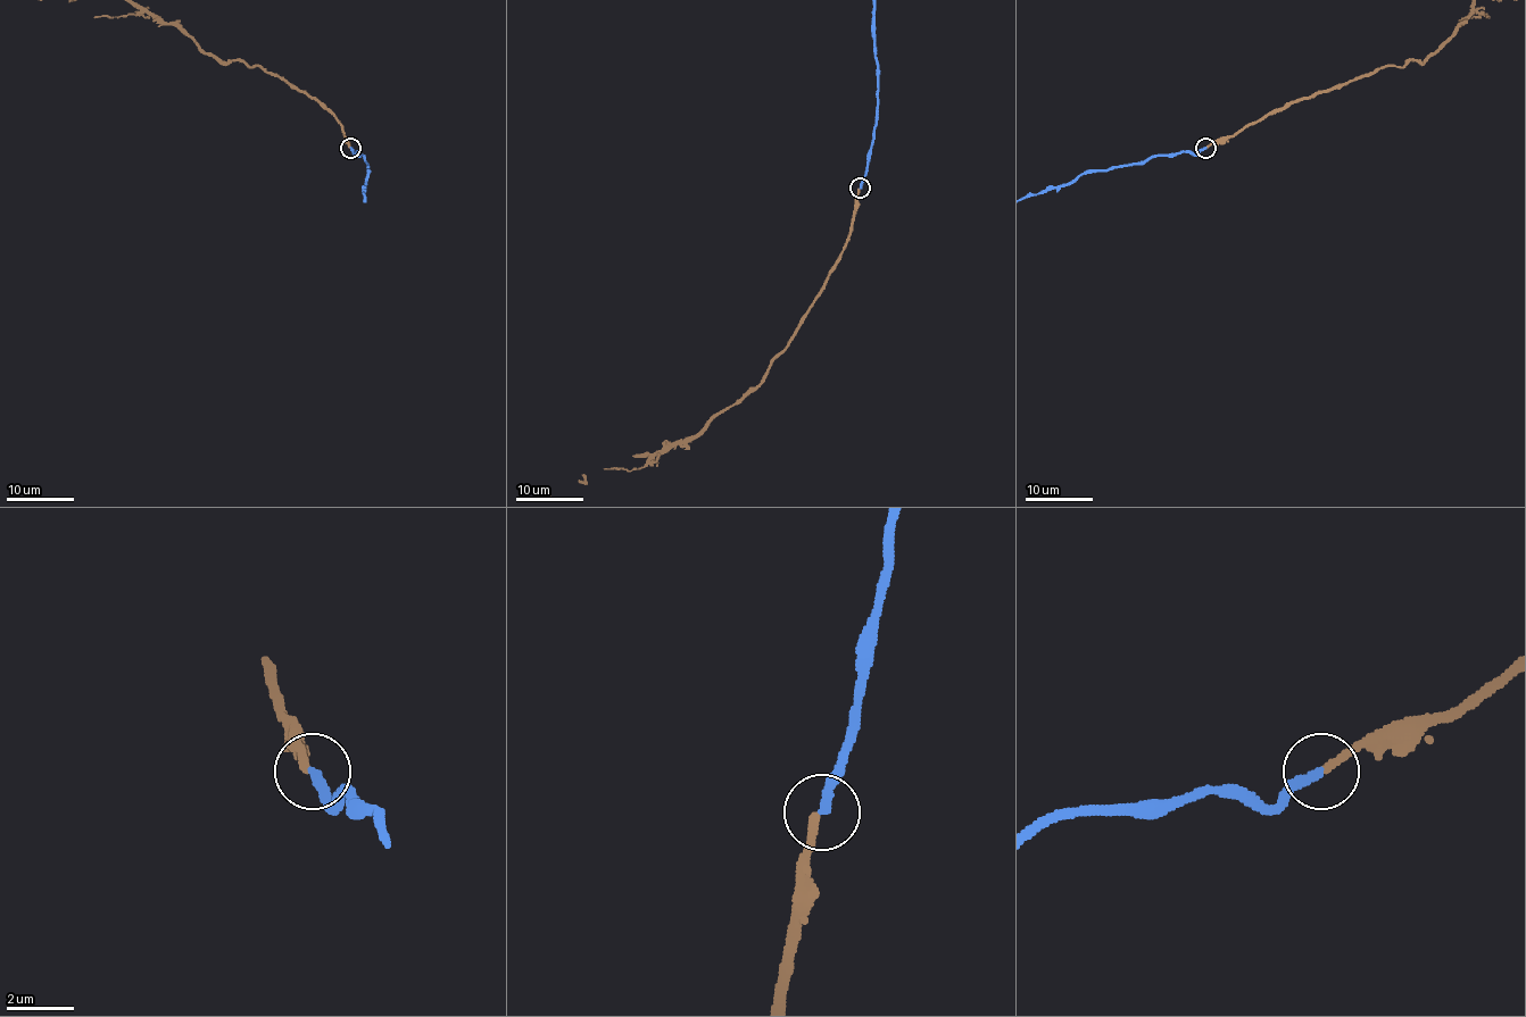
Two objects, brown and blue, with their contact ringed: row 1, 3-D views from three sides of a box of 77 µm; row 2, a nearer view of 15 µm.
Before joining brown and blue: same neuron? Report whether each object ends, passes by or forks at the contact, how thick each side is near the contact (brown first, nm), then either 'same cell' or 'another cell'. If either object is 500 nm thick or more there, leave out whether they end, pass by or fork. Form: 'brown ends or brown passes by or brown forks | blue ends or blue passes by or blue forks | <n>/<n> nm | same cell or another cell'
brown ends | blue ends | 240/280 nm | another cell

